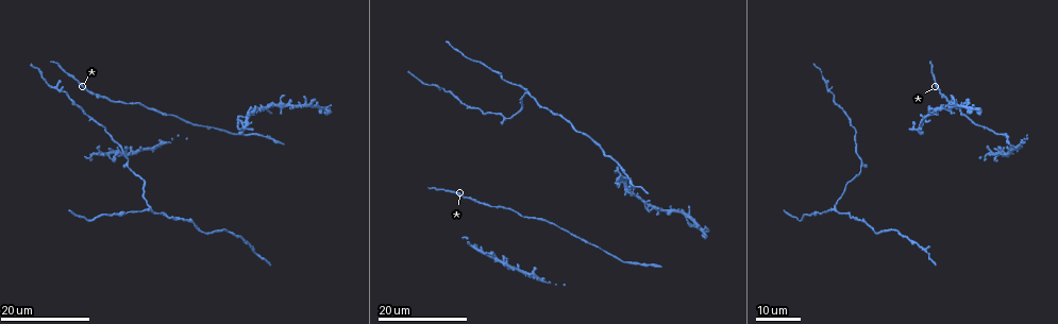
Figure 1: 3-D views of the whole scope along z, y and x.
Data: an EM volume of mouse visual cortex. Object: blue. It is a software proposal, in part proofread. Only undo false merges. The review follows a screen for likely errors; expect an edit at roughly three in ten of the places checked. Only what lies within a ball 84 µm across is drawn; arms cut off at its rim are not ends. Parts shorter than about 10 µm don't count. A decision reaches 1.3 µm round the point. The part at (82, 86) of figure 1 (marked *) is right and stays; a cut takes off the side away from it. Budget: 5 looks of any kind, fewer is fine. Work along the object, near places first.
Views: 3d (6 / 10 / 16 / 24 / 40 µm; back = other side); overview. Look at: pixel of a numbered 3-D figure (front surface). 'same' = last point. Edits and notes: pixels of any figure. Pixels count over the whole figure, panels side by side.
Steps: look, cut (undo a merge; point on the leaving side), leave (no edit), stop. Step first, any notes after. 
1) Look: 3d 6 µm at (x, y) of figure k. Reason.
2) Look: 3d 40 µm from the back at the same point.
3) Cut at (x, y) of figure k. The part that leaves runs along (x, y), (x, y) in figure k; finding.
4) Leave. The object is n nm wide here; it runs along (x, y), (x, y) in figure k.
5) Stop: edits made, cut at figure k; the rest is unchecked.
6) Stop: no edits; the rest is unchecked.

Look: 3d 24 µm at (435, 83) of figure 1.

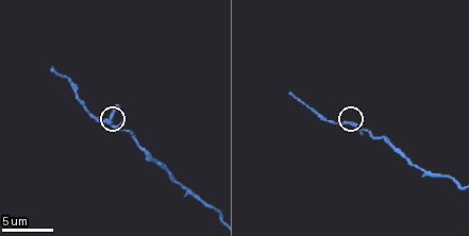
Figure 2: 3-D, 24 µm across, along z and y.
Look: 3d 10 µm at (347, 122) of figure 2. Closer look.

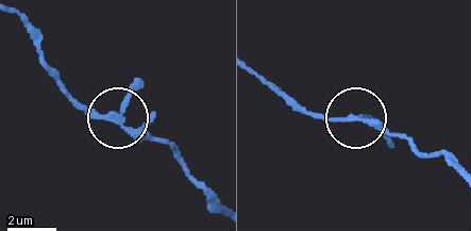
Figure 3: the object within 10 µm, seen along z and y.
Leave. 3 arms meet here; continuous, no second cell.

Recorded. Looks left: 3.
Look: 3d 24 µm at (252, 246) of figure 1.

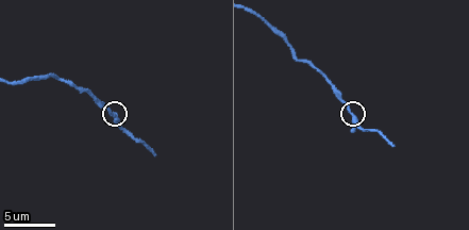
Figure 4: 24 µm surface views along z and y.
Look: 3d 6 µm at (351, 112) of figure 4.

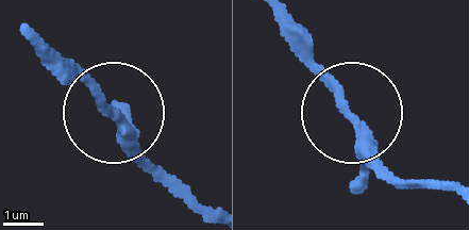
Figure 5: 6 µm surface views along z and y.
Leave. The object is 240 nm wide here; it runs along (274, 17), (288, 47), (397, 177) in figure 5; one cell here.

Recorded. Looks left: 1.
Stop: no edits; the rest is unchecked.

